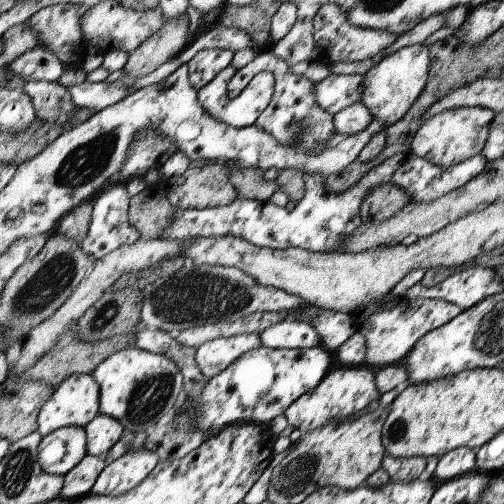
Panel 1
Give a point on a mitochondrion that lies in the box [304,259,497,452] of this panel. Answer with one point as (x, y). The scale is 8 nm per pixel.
(397, 432)

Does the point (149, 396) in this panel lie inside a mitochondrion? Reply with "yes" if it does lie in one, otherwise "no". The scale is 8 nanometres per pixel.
yes

